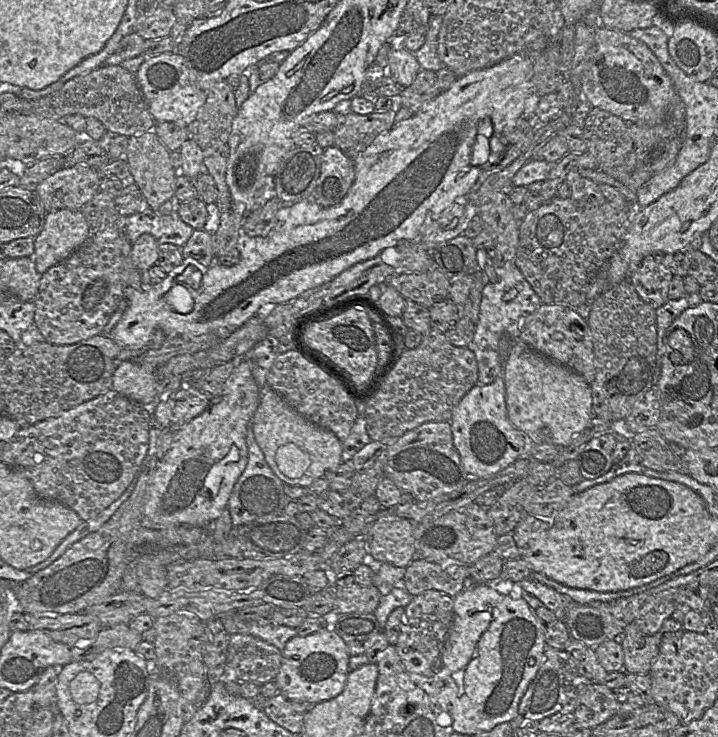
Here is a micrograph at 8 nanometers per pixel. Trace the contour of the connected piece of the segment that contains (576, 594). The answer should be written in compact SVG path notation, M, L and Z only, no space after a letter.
M533 573L533 575L531 575L530 578L555 589L557 592L570 597L574 602L582 605L586 605L594 601L612 602L620 598L626 598L635 594L645 592L647 590L650 590L654 587L663 584L663 579L661 579L654 583L648 583L642 586L634 587L623 591L598 592L586 589L571 588L562 585L540 573Z

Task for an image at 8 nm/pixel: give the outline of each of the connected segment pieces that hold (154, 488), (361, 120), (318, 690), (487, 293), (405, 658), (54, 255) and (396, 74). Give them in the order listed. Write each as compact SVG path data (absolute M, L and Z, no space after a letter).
M245 359L236 361L235 368L231 375L224 383L224 388L220 395L211 397L209 399L208 407L198 416L190 420L180 429L174 431L173 441L165 453L165 455L159 459L156 470L150 480L150 483L146 492L146 502L143 507L143 526L148 526L154 529L163 529L174 525L193 525L199 527L211 527L214 521L221 515L224 509L227 508L228 500L233 490L235 483L243 473L248 462L248 449L246 445L247 431L250 424L252 424L252 418L258 408L261 398L261 389L258 387L254 377L252 375L252 364Z
M374 111L368 115L349 112L334 131L335 146L355 160L381 133L395 124L394 111Z
M326 628L305 637L296 635L281 652L281 666L275 678L279 694L292 701L317 704L334 699L344 690L351 655L335 631Z
M514 263L497 268L497 276L498 280L496 282L486 284L482 290L479 320L476 325L474 337L468 346L476 357L478 366L478 384L480 385L491 384L497 377L503 375L504 363L499 354L499 340L501 335L508 334L515 342L520 340L520 333L525 319L543 304L539 296Z
M426 590L405 607L403 623L395 644L403 667L411 673L433 677L433 663L441 654L454 618L454 598L437 590Z
M80 210L49 212L41 232L34 238L34 261L42 275L75 252L89 237L90 227Z
M402 46L392 47L389 52L386 73L401 89L410 86L420 70L420 64L414 53L407 51Z

